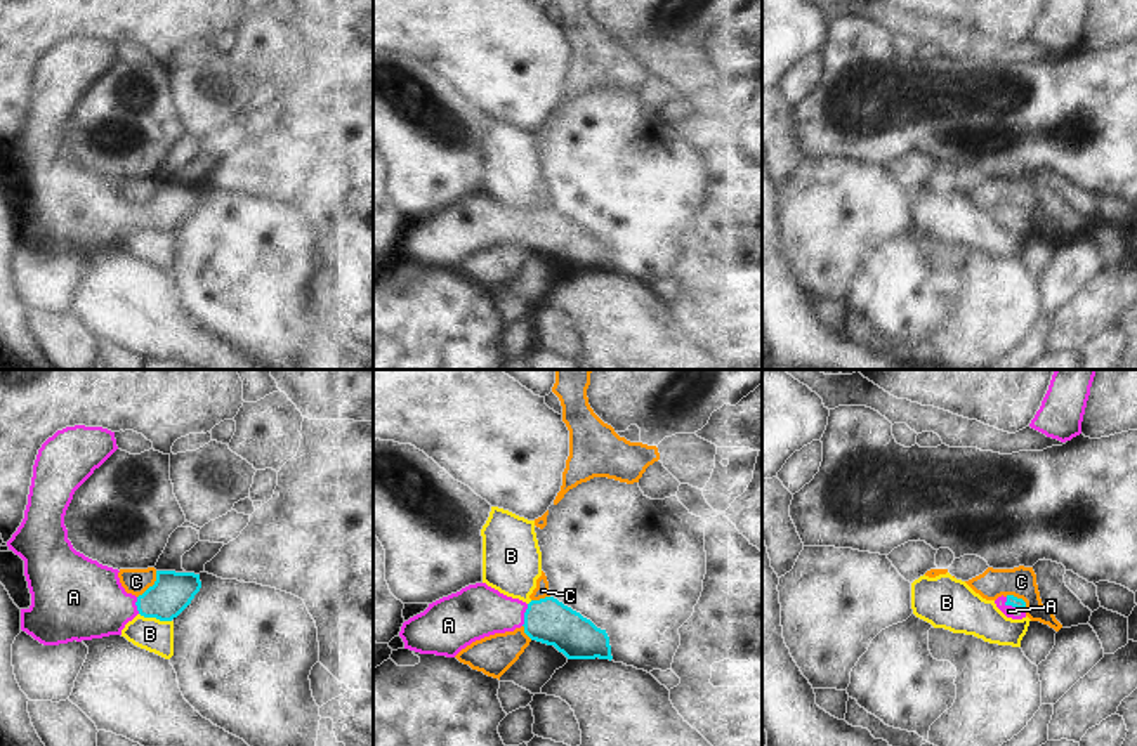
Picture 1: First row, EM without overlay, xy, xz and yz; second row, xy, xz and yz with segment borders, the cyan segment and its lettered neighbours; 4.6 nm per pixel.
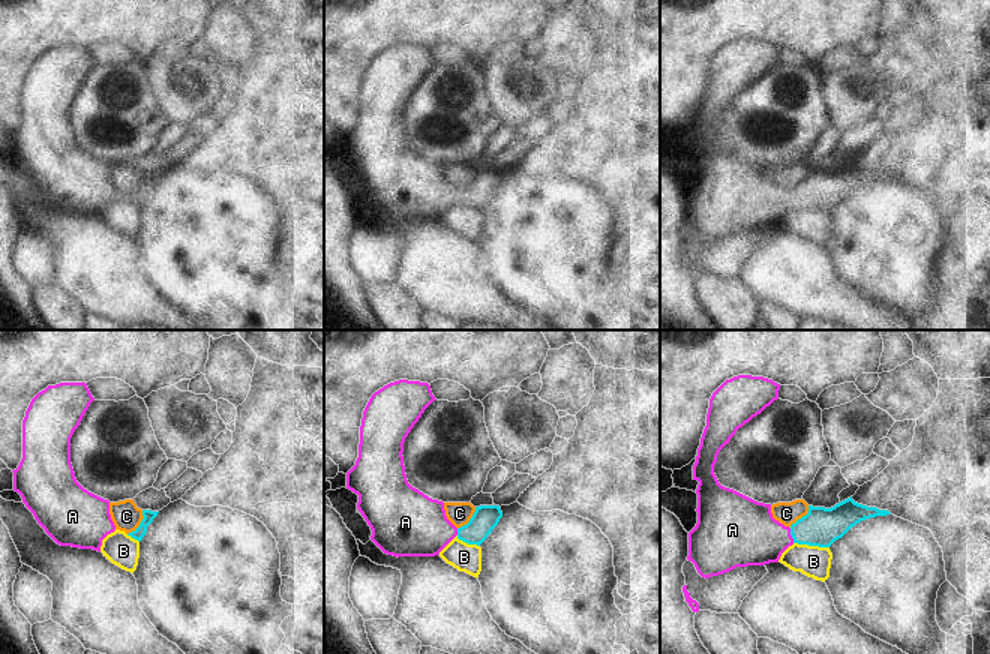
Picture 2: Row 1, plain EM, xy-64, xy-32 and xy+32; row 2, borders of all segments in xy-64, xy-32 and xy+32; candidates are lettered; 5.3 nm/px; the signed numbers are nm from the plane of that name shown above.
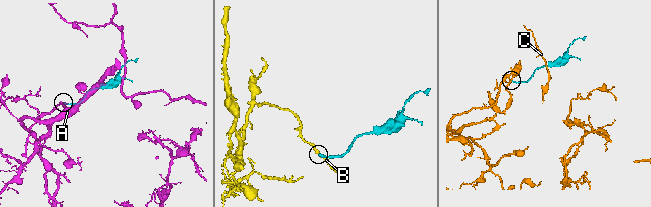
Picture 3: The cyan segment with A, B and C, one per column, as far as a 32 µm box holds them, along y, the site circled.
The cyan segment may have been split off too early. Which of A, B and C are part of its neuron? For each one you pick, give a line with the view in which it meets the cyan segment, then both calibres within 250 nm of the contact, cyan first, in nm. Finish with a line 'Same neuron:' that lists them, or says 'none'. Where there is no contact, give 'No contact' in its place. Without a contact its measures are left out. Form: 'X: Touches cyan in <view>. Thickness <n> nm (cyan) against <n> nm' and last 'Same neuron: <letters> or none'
A: Touches cyan in yz. Thickness 50 nm (cyan) against 60 nm
Same neuron: A

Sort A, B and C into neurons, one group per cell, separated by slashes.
A / B / C

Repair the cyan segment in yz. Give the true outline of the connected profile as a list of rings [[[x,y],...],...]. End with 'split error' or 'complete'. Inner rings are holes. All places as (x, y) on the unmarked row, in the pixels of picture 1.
[[[1014,206],[998,208],[995,212],[996,219],[1012,231],[1022,231],[1026,229],[1026,213],[1022,210],[1017,210]]]; split error

